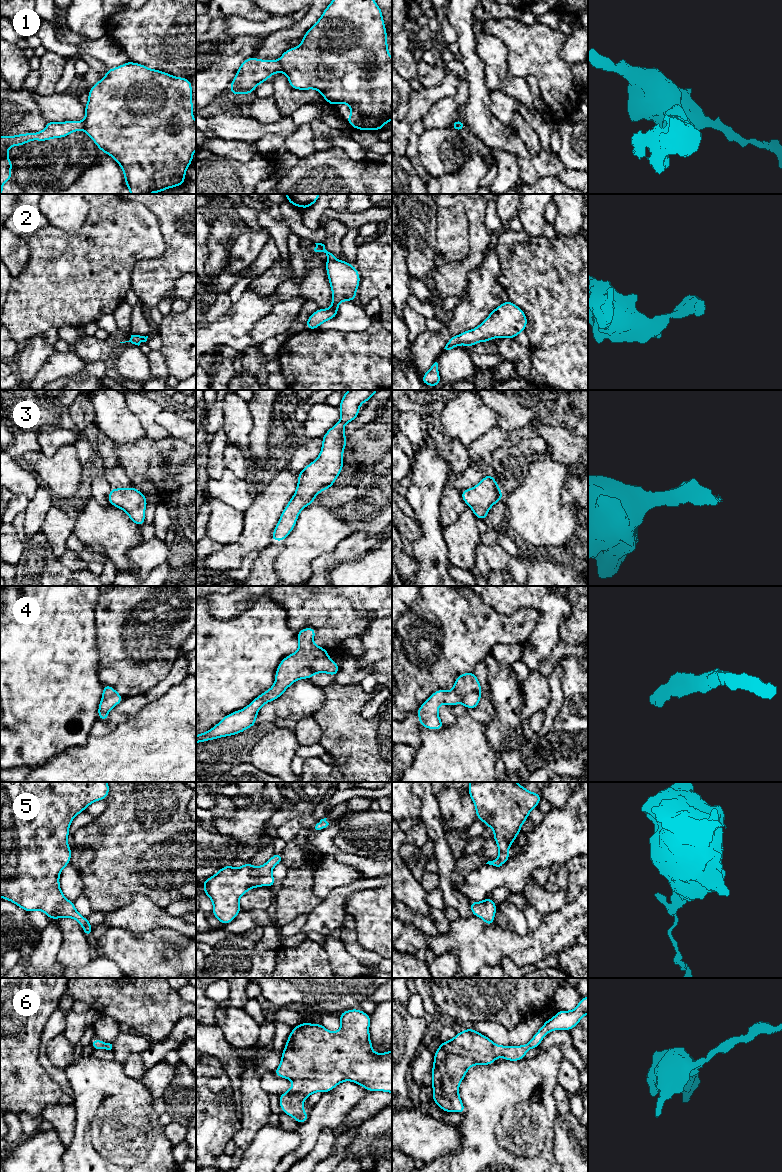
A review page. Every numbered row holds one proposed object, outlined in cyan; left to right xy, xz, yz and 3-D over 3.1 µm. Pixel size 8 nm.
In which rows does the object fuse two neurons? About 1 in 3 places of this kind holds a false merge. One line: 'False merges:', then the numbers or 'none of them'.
False merges: 1

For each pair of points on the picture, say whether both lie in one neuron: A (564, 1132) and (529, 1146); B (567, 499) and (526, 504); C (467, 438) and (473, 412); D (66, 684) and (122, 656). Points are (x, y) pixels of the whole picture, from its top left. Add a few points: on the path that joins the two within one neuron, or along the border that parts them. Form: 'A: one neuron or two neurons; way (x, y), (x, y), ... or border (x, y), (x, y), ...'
A: two neurons; border (558, 1113), (553, 1142), (555, 1159)
B: two neurons; border (568, 477), (561, 501), (577, 508)
C: one neuron; way (467, 432), (467, 420), (469, 418)
D: two neurons; border (96, 645), (97, 678), (102, 684)

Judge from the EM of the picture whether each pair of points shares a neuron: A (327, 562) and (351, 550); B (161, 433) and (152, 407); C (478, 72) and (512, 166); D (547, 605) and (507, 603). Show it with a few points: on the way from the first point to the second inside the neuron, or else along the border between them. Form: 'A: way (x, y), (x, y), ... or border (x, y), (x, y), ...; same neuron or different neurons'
A: way (333, 559), (345, 551); same neuron
B: way (155, 427), (152, 424), (152, 413); same neuron
C: border (493, 149), (512, 153), (516, 158), (520, 173); different neurons
D: way (537, 600), (517, 600); same neuron

